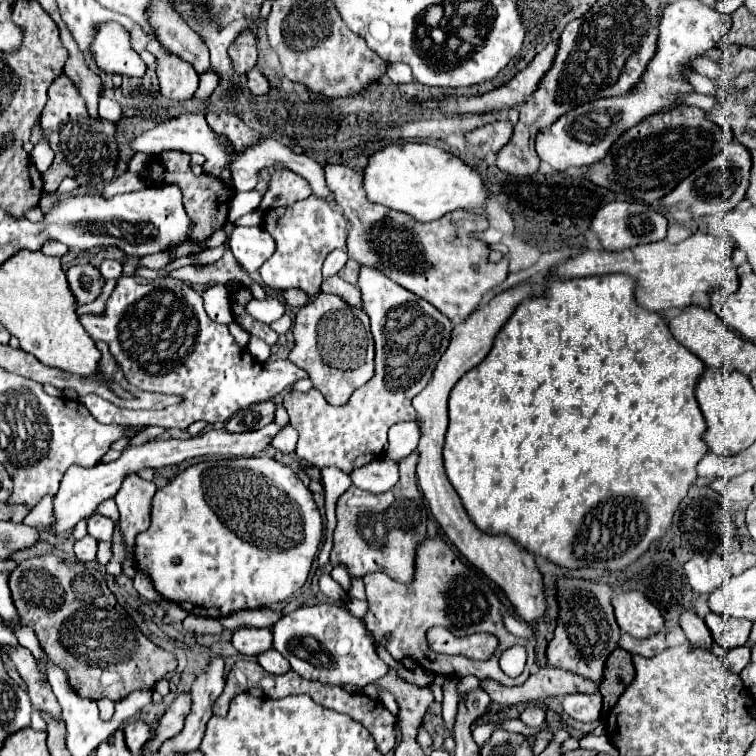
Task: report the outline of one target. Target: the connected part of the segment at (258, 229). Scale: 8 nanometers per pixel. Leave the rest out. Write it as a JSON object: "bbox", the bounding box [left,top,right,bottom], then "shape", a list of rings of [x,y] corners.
{"bbox":[229,226,276,274],"shape":[[[236,226],[230,235],[229,245],[240,266],[254,274],[276,250],[274,238],[262,226]]]}

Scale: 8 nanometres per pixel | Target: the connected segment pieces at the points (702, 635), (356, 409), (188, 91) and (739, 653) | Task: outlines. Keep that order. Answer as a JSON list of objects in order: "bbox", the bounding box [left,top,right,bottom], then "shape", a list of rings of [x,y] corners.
[{"bbox":[678,612,712,648],"shape":[[[682,612],[680,620],[678,620],[680,628],[684,630],[686,638],[698,646],[698,648],[710,648],[712,646],[712,636],[708,626],[704,624],[704,620],[700,616],[696,616],[696,612]]]},{"bbox":[282,266,452,472],"shape":[[[360,266],[358,288],[376,342],[374,378],[358,388],[344,406],[328,404],[316,388],[310,392],[294,390],[292,400],[286,394],[282,402],[290,414],[290,426],[294,426],[300,436],[296,456],[318,468],[336,466],[344,472],[352,472],[378,458],[392,424],[414,420],[416,412],[412,408],[412,398],[428,384],[434,366],[448,348],[452,332],[452,324],[444,314],[440,314],[430,302],[386,278],[380,270]]]},{"bbox":[145,40,198,102],"shape":[[[158,40],[152,41],[145,49],[156,56],[160,92],[176,102],[190,100],[198,90],[198,72],[194,70],[194,66],[162,48]]]},{"bbox":[724,646,750,674],"shape":[[[750,646],[732,648],[732,650],[726,654],[724,662],[726,662],[726,668],[728,668],[728,670],[734,670],[734,672],[738,674],[738,672],[750,662]]]}]

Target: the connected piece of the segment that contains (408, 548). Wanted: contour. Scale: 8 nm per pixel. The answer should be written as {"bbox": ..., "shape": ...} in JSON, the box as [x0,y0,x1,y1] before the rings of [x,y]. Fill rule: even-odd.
{"bbox":[330,452,428,582],"shape":[[[418,452],[402,458],[400,480],[394,490],[384,494],[370,494],[358,486],[350,486],[340,498],[336,508],[338,524],[334,528],[334,546],[330,554],[332,566],[346,566],[352,578],[362,578],[368,572],[386,572],[398,582],[410,582],[414,576],[416,546],[426,538],[428,510],[416,484]]]}

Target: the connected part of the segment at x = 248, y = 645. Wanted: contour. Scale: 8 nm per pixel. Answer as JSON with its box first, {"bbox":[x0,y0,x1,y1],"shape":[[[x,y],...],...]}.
{"bbox":[232,628,272,656],"shape":[[[238,628],[232,636],[232,646],[246,656],[258,656],[272,648],[272,632],[268,628]]]}

